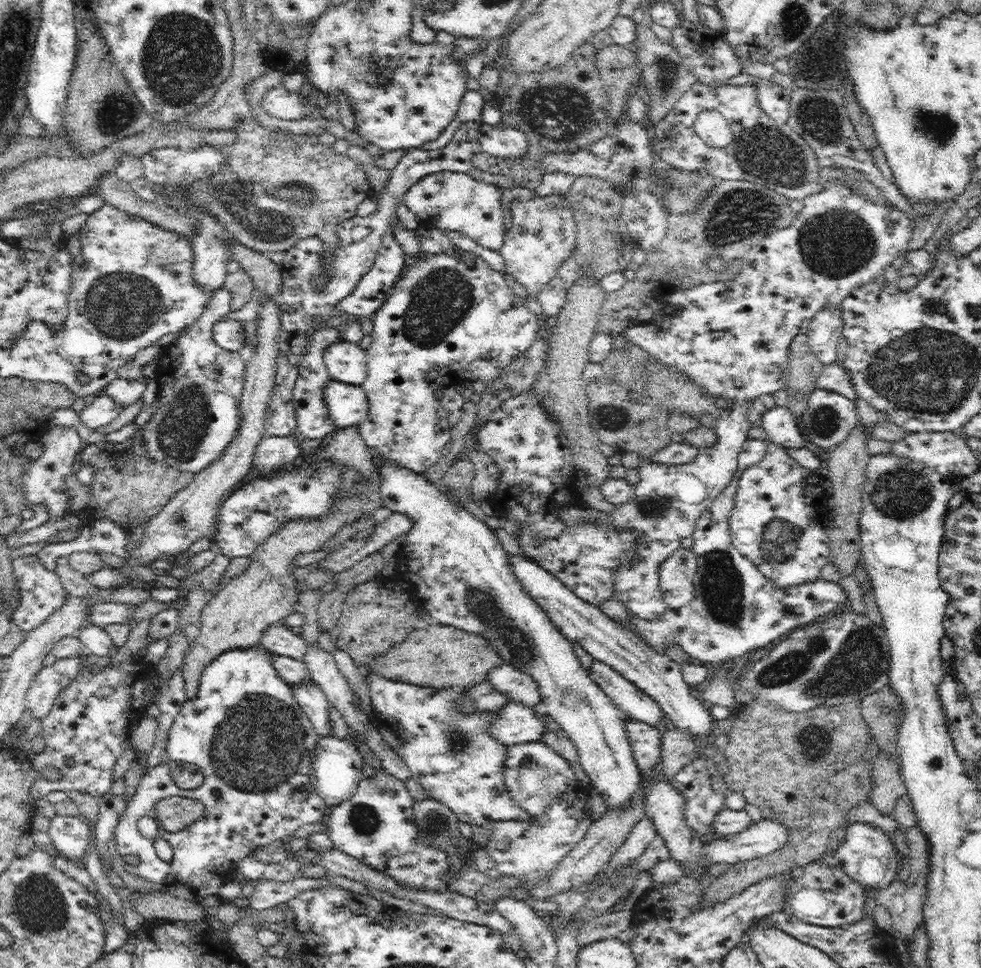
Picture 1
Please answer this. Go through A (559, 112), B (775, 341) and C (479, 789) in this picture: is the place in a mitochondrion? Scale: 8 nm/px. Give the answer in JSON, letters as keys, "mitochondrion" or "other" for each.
{"A":"mitochondrion","B":"other","C":"other"}

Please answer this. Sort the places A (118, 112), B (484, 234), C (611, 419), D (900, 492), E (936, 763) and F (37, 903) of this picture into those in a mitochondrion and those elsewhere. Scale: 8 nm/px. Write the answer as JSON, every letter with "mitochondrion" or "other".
{"A":"mitochondrion","B":"other","C":"mitochondrion","D":"mitochondrion","E":"other","F":"mitochondrion"}

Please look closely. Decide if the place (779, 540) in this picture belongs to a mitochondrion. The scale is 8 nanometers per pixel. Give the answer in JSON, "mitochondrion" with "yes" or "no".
{"mitochondrion":"yes"}

